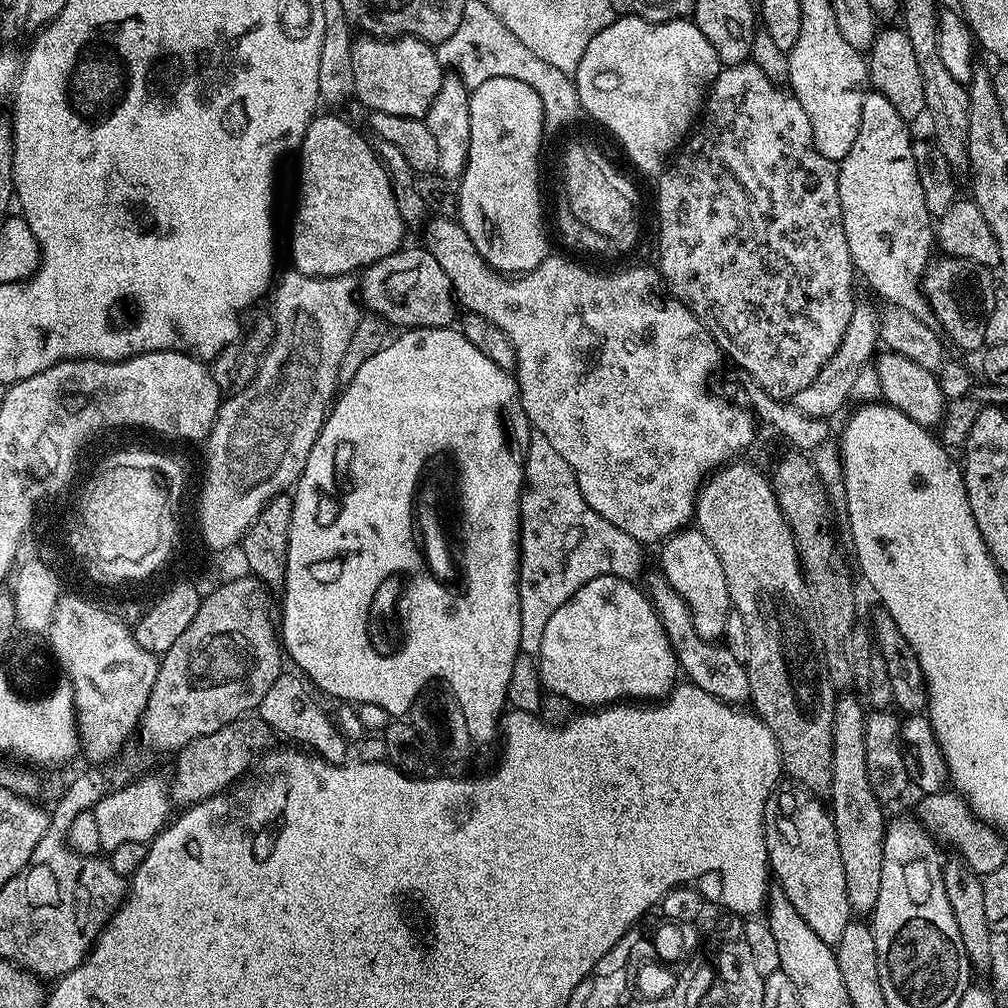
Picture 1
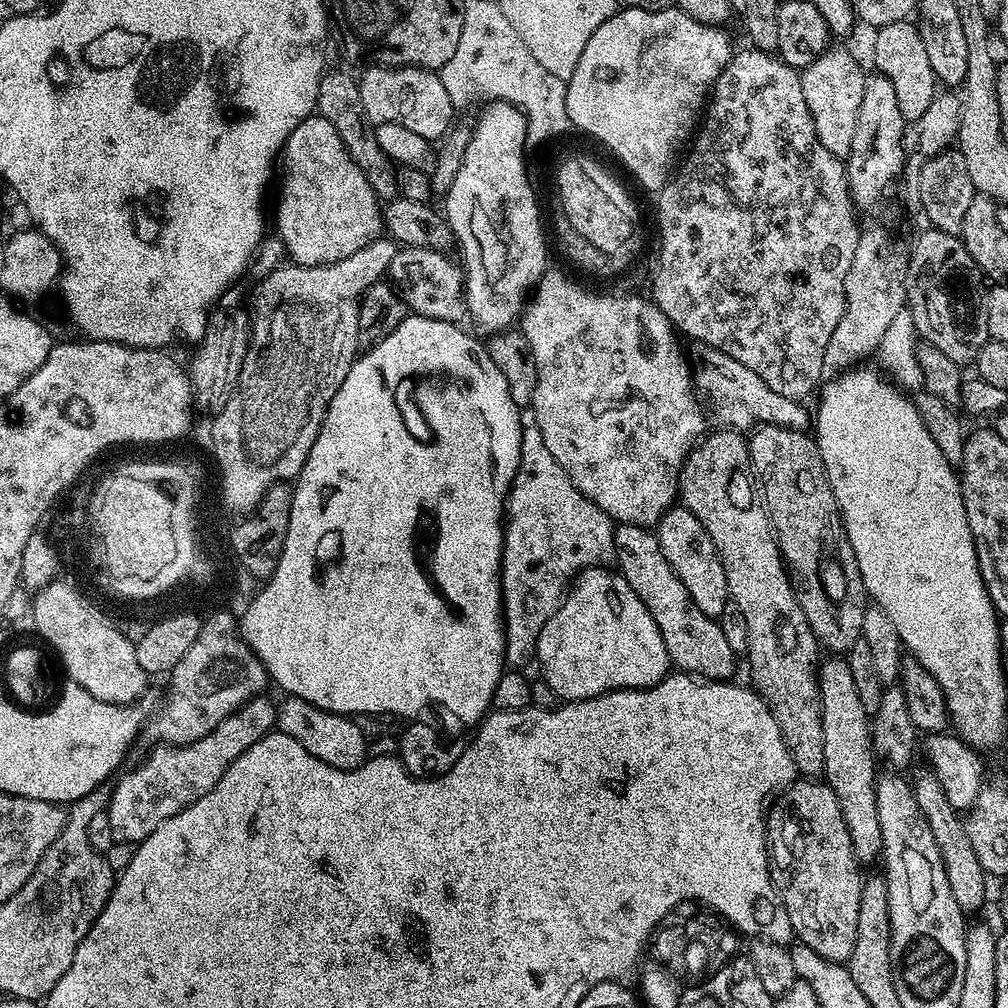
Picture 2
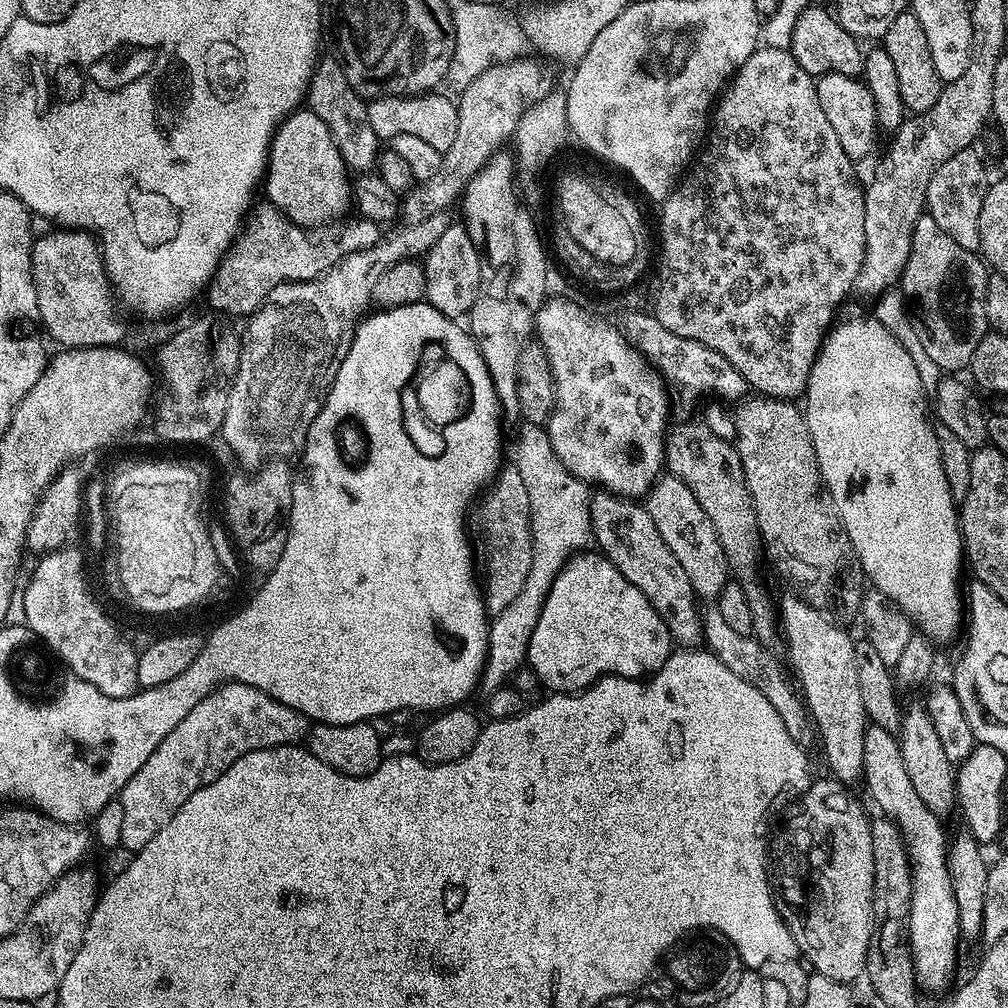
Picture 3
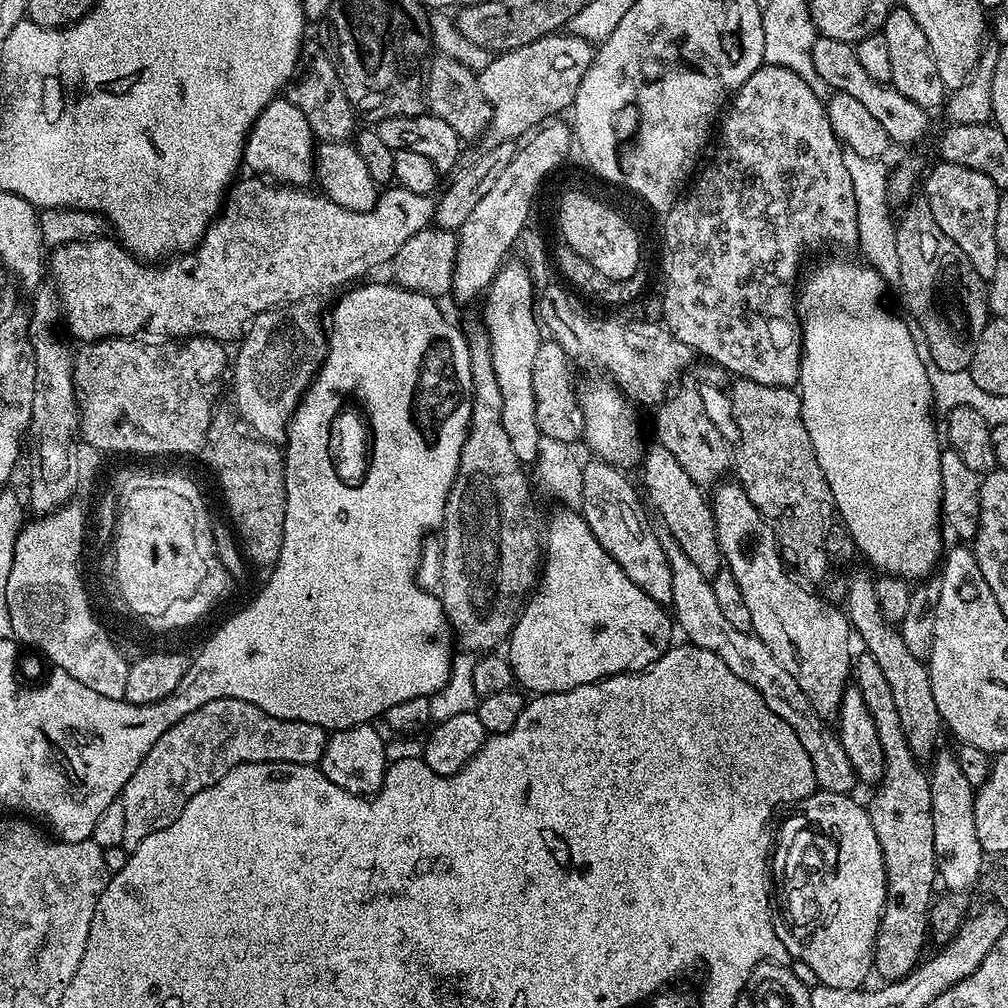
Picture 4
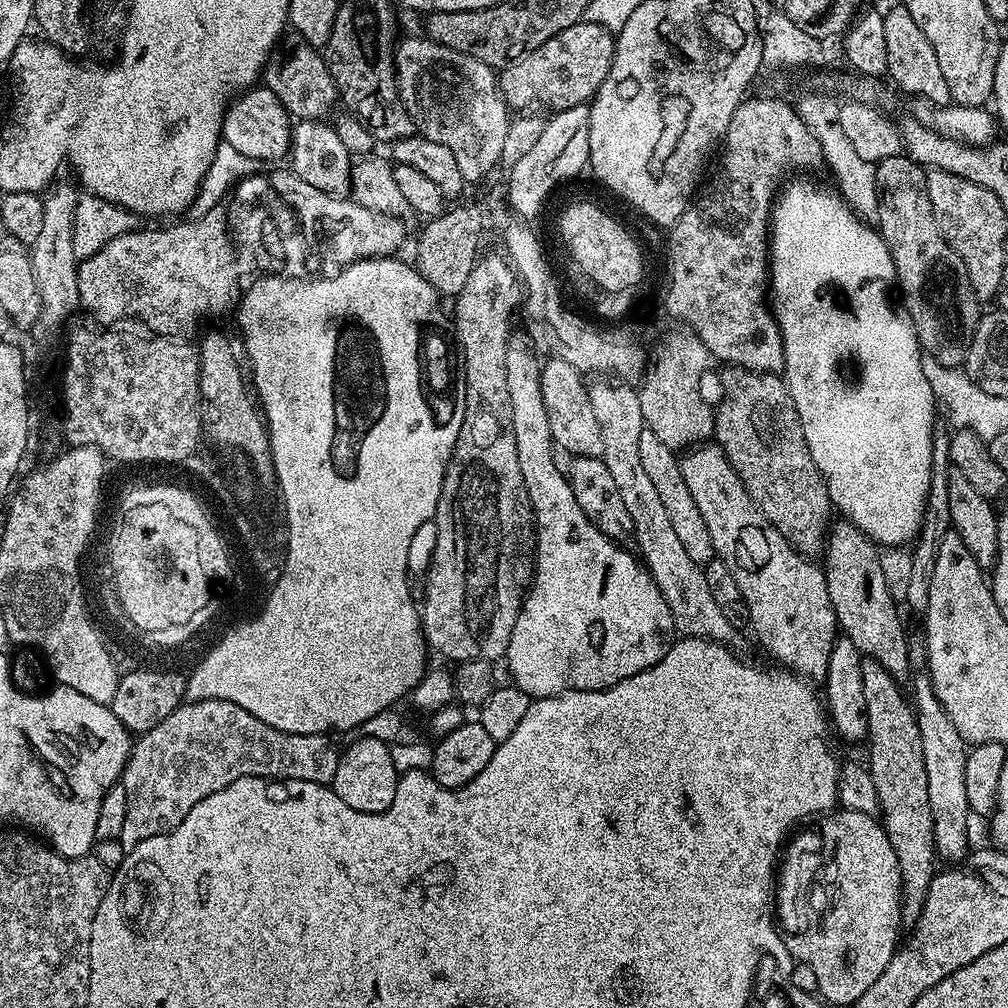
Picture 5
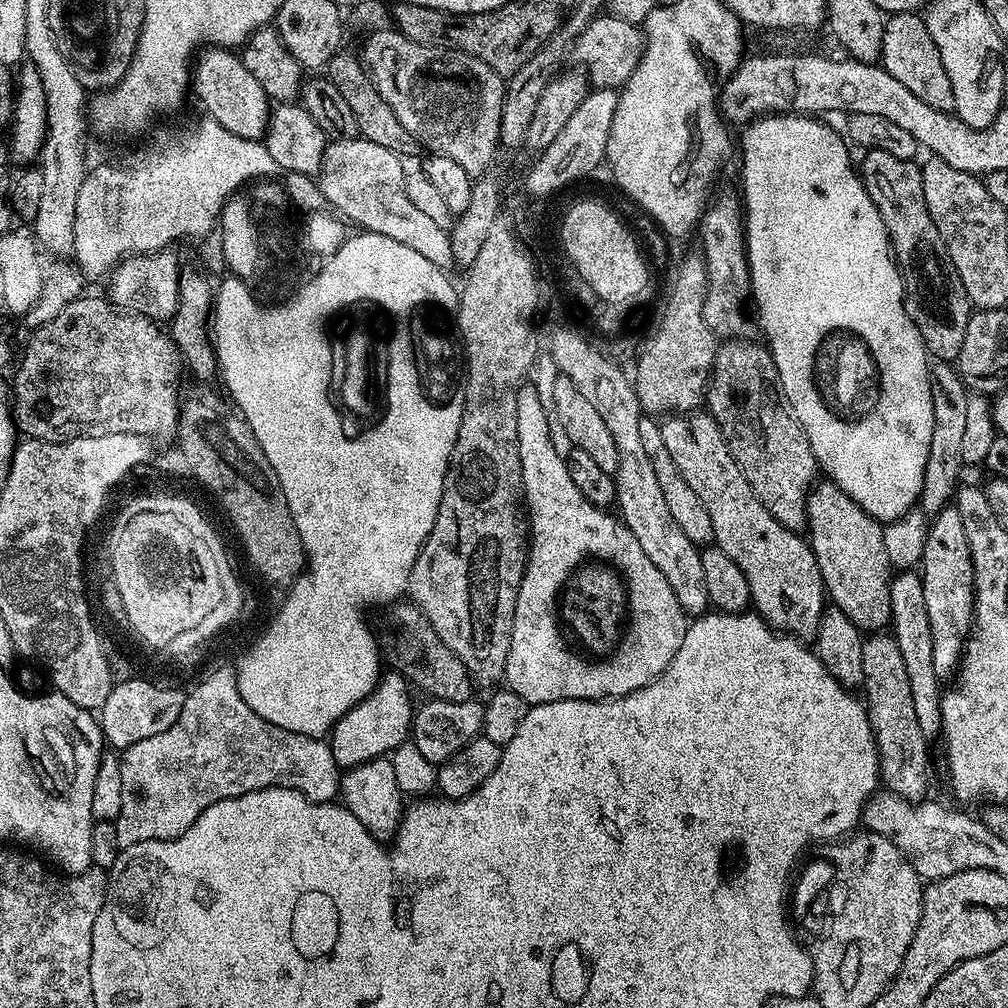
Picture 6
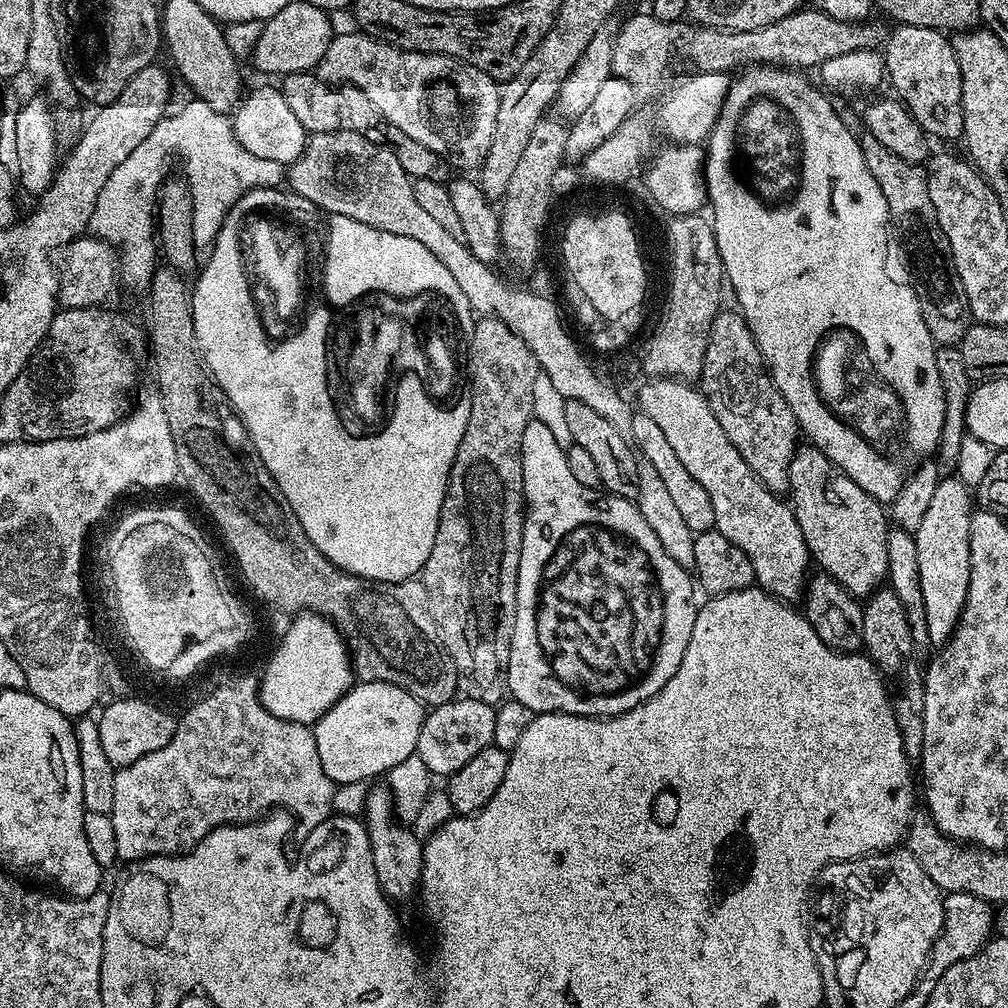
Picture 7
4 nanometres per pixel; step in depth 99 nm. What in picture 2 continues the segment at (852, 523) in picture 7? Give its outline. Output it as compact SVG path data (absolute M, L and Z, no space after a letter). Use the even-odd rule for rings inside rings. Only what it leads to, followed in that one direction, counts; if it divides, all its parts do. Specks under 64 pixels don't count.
M931 770L923 771L914 779L912 793L918 802L918 810L922 810L922 818L926 818L926 826L930 826L930 834L934 834L934 842L938 842L938 854L942 854L942 866L950 882L950 891L954 893L954 902L958 902L965 913L972 914L975 908L984 904L984 867L982 862L978 862L978 854L974 854L974 846L970 846L970 834L966 834L964 825L965 817L954 806L950 806L950 798L946 798L942 782L938 782L935 774Z

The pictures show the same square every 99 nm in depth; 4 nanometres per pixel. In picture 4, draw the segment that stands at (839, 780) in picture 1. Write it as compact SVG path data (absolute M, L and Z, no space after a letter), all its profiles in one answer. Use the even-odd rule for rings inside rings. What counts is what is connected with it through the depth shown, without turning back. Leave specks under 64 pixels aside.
M717 483L711 489L712 517L716 523L718 546L723 563L734 574L739 588L742 589L746 610L750 610L752 632L759 640L766 642L770 654L774 654L774 658L778 658L778 662L782 662L782 667L794 677L794 682L798 682L802 694L810 698L810 706L814 706L814 710L818 710L818 714L822 714L824 720L831 721L838 714L842 694L850 687L854 663L854 651L852 652L851 644L851 640L854 640L854 633L845 609L831 600L825 600L823 596L817 594L811 587L805 586L789 571L784 559L780 556L780 548L776 545L776 536L771 526L762 518L754 502L746 498L739 483L724 483Z

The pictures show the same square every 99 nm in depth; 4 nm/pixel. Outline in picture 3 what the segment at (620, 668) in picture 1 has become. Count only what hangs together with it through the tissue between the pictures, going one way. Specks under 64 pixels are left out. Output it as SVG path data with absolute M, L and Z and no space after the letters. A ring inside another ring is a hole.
M585 550L571 556L562 566L560 573L554 578L554 582L544 599L542 610L538 614L538 622L530 634L526 664L527 667L531 668L545 689L552 688L548 690L556 694L571 694L584 691L585 688L596 683L597 680L601 680L603 676L625 676L631 680L647 678L652 673L657 672L667 662L673 651L674 641L671 634L666 630L666 622L662 622L662 618L658 618L658 610L654 610L654 606L650 606L650 602L646 602L646 594L642 594L642 590L638 590L638 586L626 582L626 578L622 578L620 571L599 551Z

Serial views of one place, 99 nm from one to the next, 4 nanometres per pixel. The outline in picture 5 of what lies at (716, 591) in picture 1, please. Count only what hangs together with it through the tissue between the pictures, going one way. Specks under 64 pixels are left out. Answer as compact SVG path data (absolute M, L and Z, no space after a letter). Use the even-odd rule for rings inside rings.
M647 430L638 441L638 451L642 457L642 467L646 469L650 482L654 482L654 490L658 490L658 498L662 498L662 506L666 506L666 514L670 514L670 523L674 525L674 531L682 541L686 555L695 564L707 566L709 562L717 559L714 542L710 542L710 530L706 530L706 522L698 511L698 502L694 502L694 497L686 487L686 478L682 478L677 453L670 446L666 446L666 442L661 442L655 434Z

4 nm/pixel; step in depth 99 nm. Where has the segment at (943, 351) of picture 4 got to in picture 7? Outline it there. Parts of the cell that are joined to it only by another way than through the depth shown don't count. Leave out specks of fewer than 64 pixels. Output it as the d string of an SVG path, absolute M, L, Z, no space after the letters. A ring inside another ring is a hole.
M864 132L859 142L862 158L866 158L866 166L870 166L870 174L874 174L874 182L878 182L882 198L886 198L891 227L895 235L896 232L900 235L900 244L908 255L908 264L912 267L910 280L920 297L922 322L926 322L926 330L930 330L932 343L936 346L959 345L970 326L970 313L966 294L960 289L960 282L942 243L940 228L936 225L927 171L921 165L906 162L906 158L898 158L898 154L886 150L886 146L882 146L874 134Z

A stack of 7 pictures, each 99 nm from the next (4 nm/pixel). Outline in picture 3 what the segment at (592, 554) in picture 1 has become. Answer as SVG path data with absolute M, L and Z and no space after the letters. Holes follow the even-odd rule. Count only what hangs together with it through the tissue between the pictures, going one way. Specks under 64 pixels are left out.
M523 423L520 437L516 440L516 460L514 466L522 474L522 482L526 482L526 494L530 494L530 526L532 527L532 561L530 562L530 574L522 586L522 592L506 606L506 610L495 613L491 617L488 626L488 654L484 662L482 673L483 683L489 689L502 688L514 677L519 668L525 667L528 659L528 643L530 634L538 622L538 614L544 605L546 594L554 582L554 578L562 570L562 566L571 556L583 552L593 543L592 518L590 516L589 485L578 479L558 458L554 446L550 446L547 427L539 424Z

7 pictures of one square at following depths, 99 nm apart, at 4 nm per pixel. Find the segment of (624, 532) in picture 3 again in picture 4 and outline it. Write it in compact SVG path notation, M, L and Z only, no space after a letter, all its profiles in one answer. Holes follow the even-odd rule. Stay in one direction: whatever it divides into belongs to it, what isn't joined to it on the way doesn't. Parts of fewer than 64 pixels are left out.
M595 458L589 459L582 467L582 498L578 511L584 521L590 526L594 538L598 538L598 546L626 570L626 578L638 586L654 602L665 606L671 605L672 591L670 590L670 562L666 558L666 550L662 550L662 542L657 529L648 525L644 517L645 503L632 489L625 473L613 464Z

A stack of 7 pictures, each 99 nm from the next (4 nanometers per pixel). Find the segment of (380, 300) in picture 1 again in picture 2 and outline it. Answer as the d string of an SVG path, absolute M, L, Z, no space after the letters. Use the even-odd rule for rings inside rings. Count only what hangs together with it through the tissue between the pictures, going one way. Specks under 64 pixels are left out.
M404 246L397 251L394 262L390 262L386 276L415 315L459 325L460 319L468 316L468 304L464 300L465 273L450 257L448 252Z

